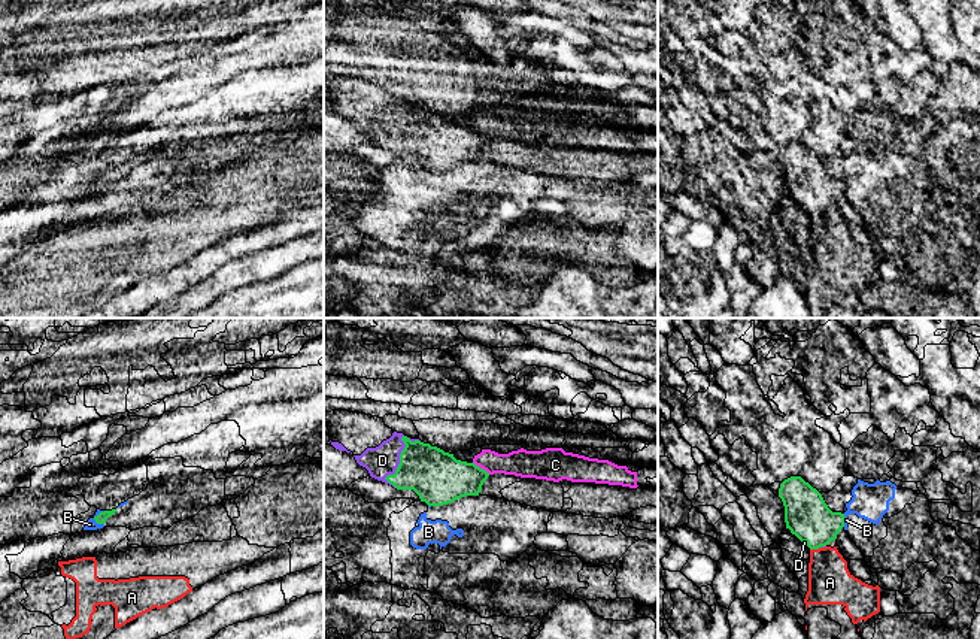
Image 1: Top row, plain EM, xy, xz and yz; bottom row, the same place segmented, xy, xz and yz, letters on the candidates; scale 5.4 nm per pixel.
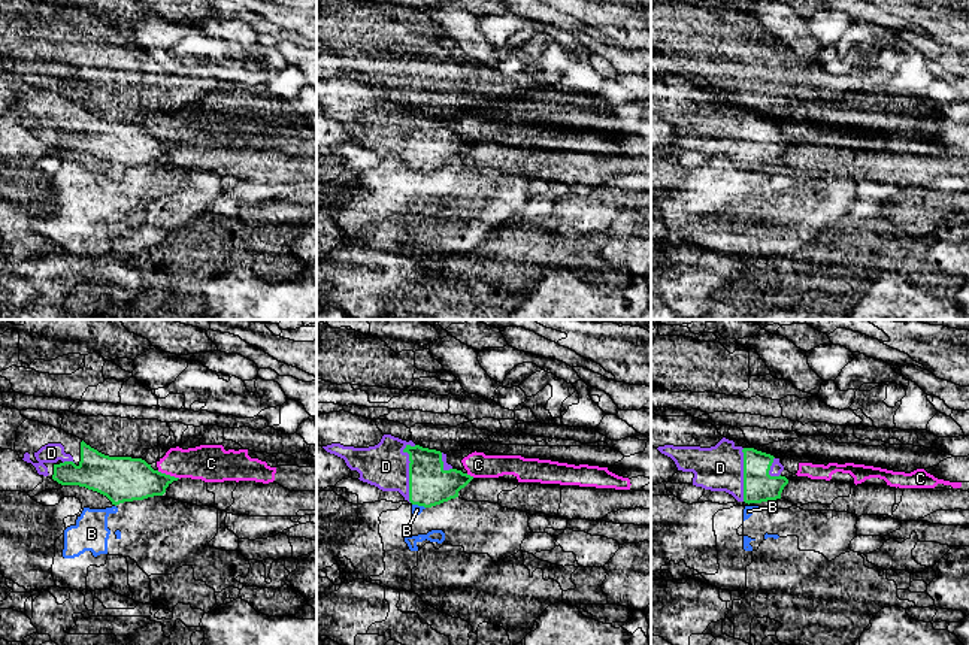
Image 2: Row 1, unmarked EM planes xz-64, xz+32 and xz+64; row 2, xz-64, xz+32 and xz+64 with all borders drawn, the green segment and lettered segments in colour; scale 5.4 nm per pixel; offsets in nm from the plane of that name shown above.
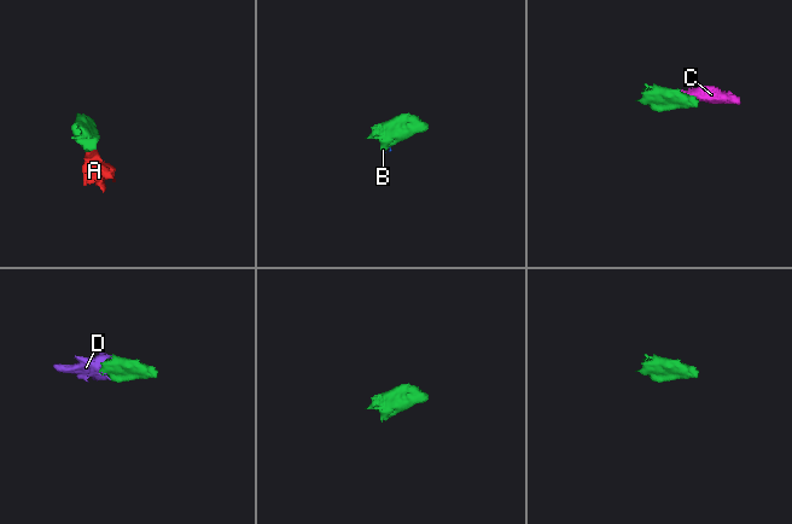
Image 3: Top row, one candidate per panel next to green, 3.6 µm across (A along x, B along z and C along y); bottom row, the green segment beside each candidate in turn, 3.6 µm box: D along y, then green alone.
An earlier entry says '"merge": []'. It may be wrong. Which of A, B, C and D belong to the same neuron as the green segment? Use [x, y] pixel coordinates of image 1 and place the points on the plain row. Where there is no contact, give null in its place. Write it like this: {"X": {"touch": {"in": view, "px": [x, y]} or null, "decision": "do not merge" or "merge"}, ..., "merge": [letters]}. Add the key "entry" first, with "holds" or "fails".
{"entry": "fails", "A": {"touch": {"in": "yz", "px": [815, 214]}, "decision": "do not merge"}, "B": {"touch": {"in": "xy", "px": [96, 182]}, "decision": "do not merge"}, "C": {"touch": {"in": "xz", "px": [482, 135]}, "decision": "do not merge"}, "D": {"touch": {"in": "xz", "px": [400, 129]}, "decision": "merge"}, "merge": ["D"]}

